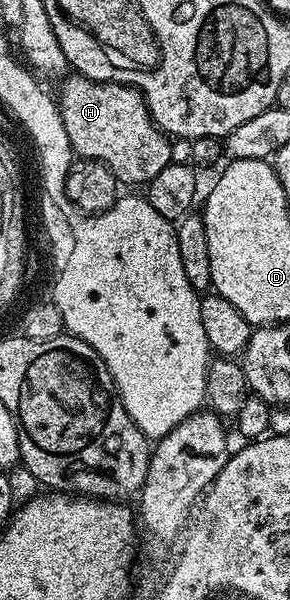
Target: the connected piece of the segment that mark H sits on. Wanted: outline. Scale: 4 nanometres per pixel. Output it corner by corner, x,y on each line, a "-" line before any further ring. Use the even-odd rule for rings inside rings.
70,72
61,83
59,108
63,127
67,127
70,147
78,158
105,164
122,186
144,186
171,164
170,138
153,124
144,97
133,86
92,81
75,72

